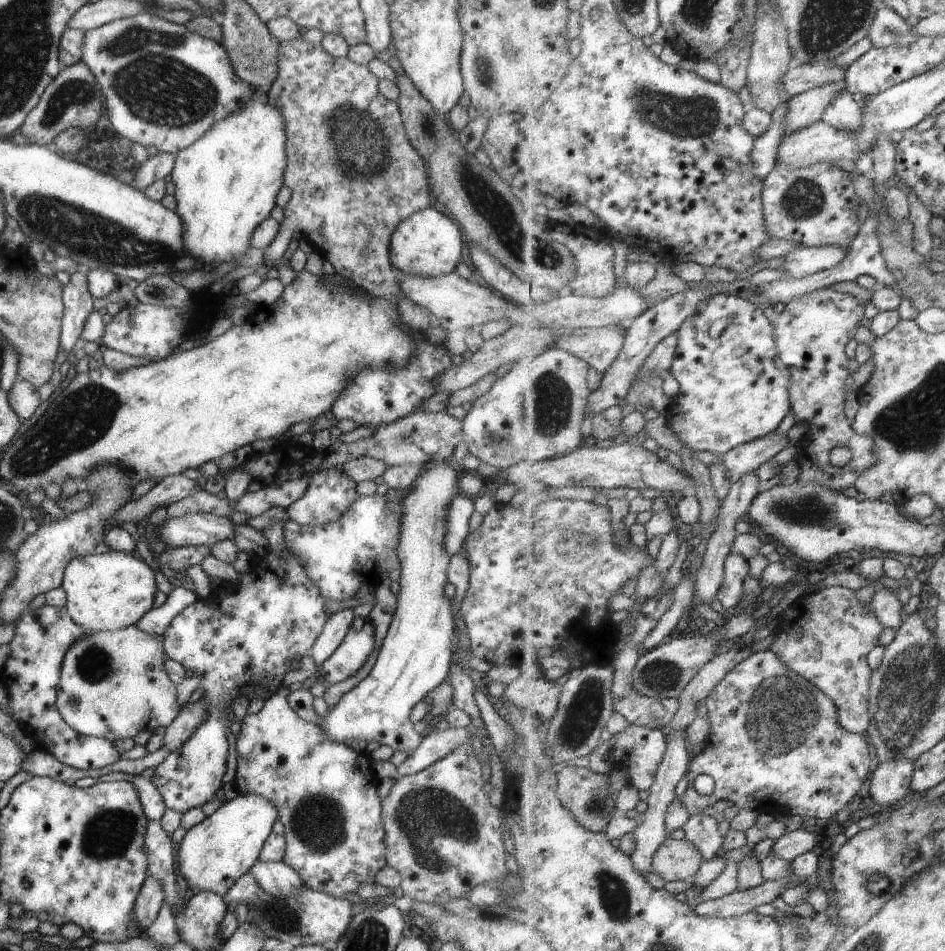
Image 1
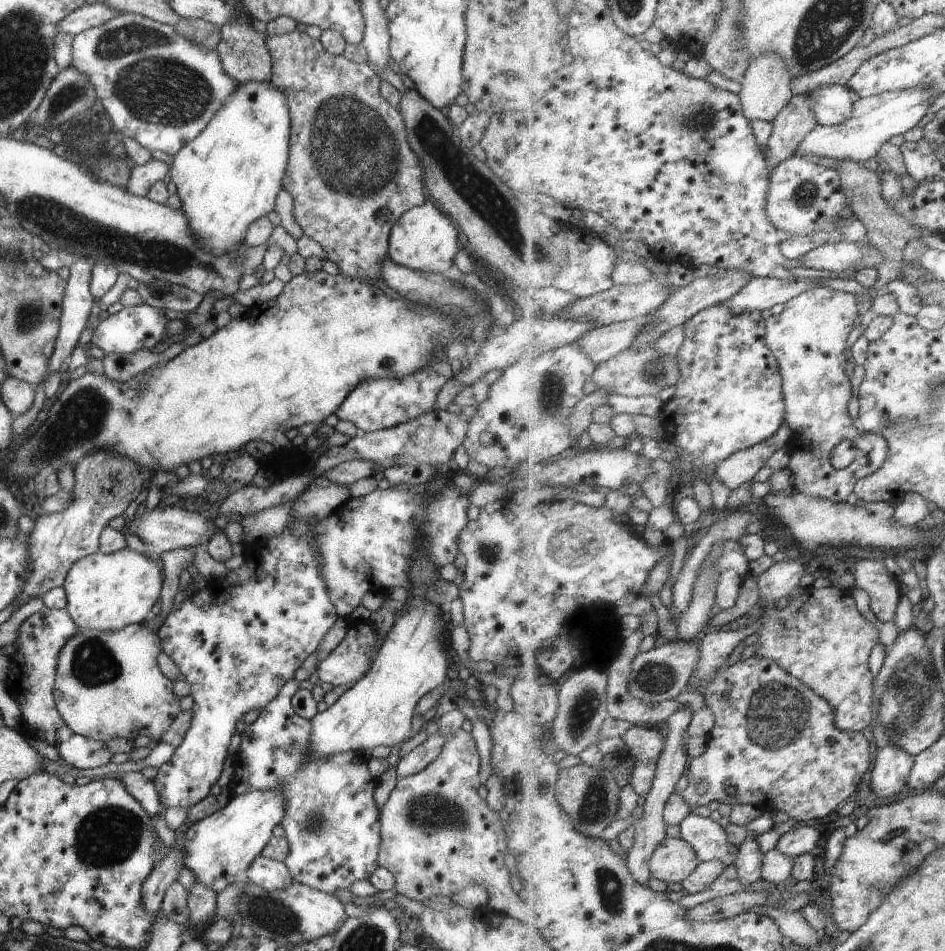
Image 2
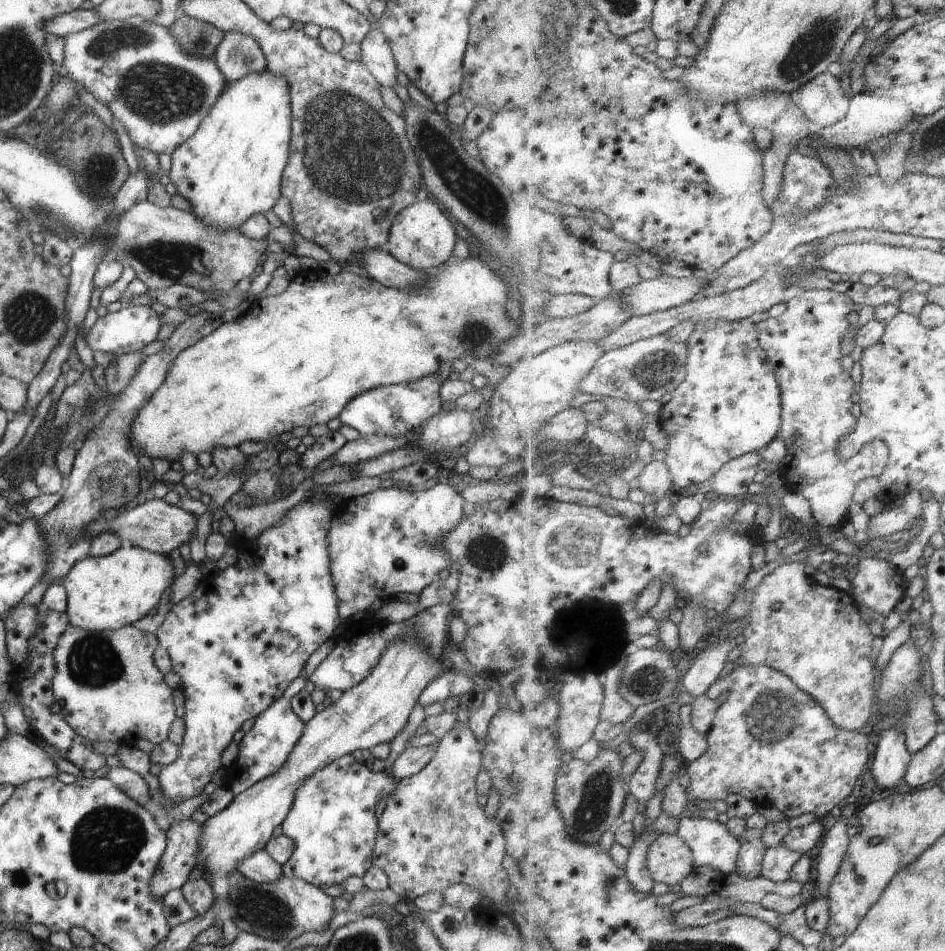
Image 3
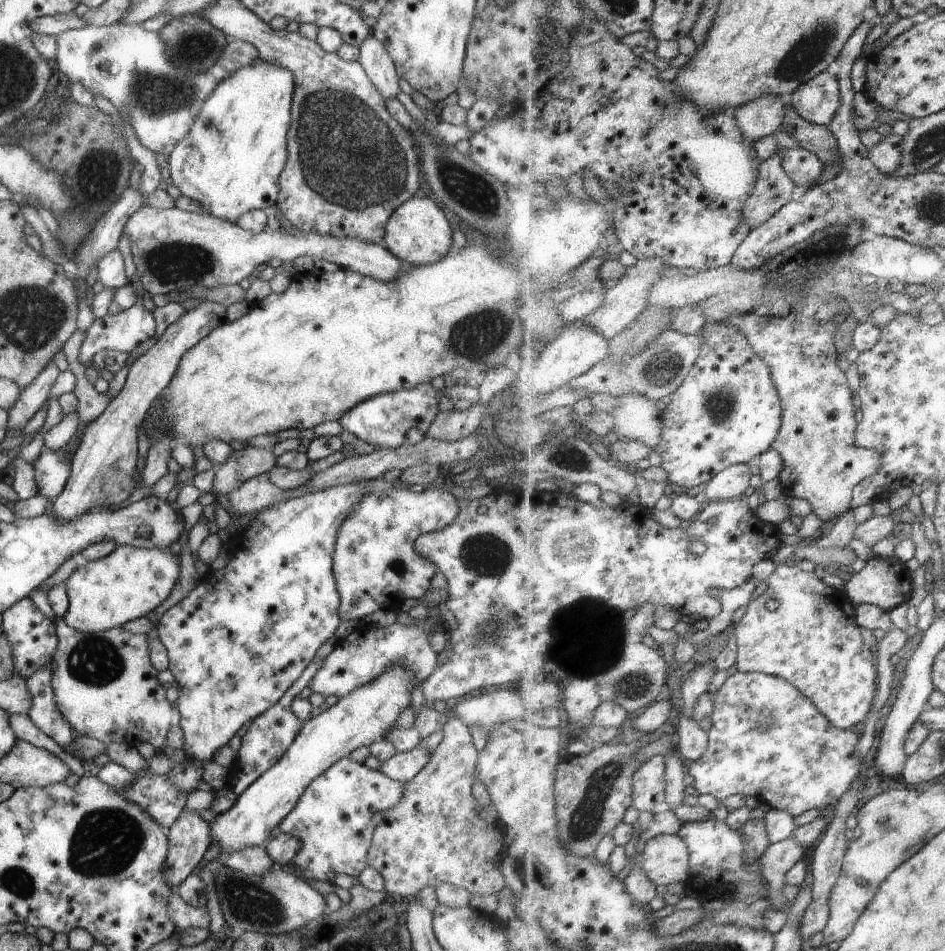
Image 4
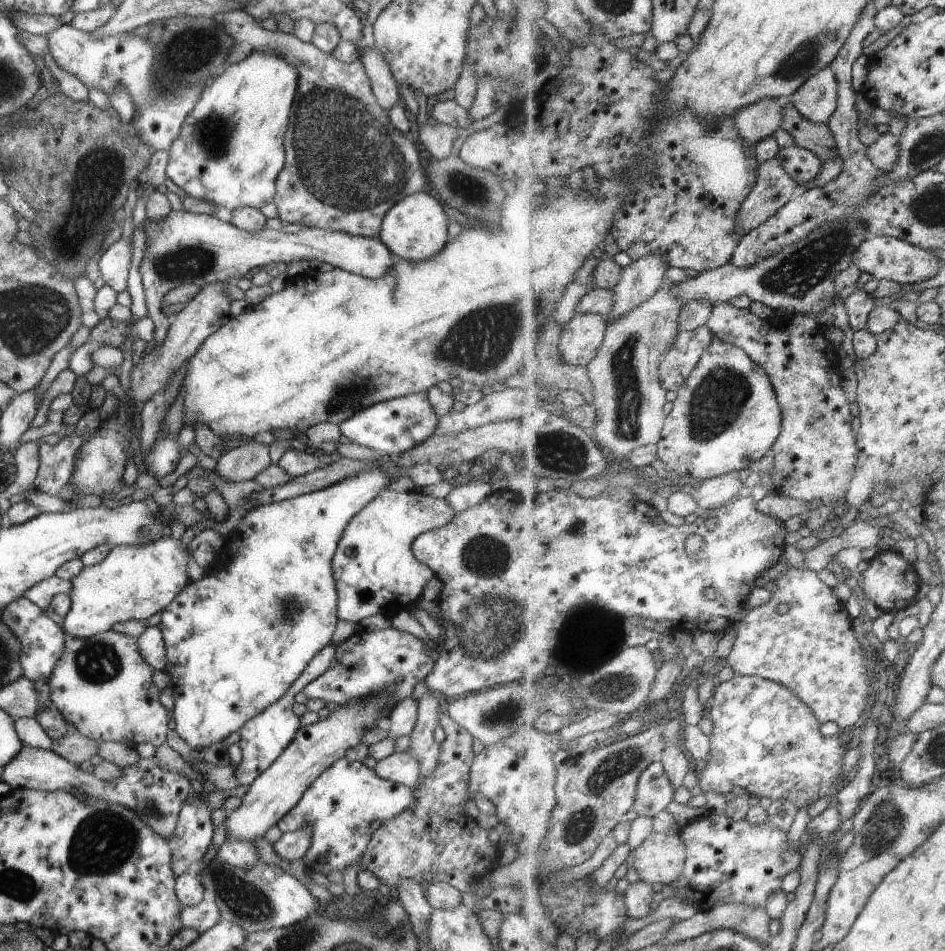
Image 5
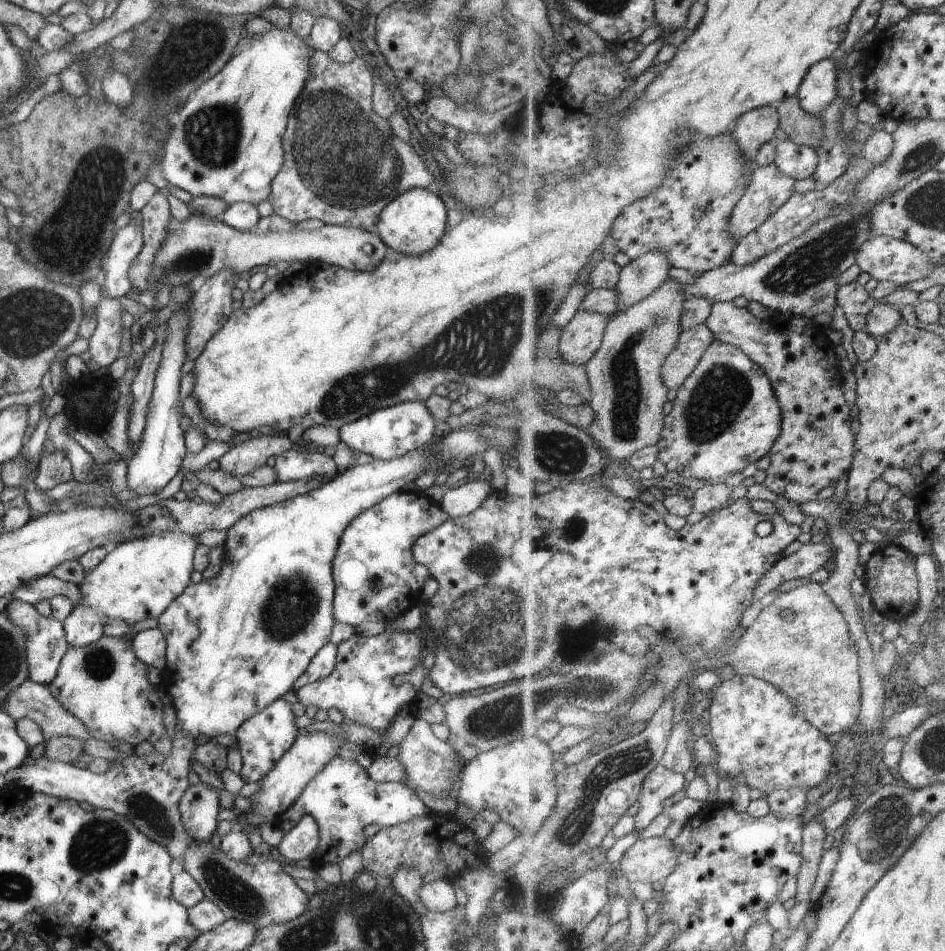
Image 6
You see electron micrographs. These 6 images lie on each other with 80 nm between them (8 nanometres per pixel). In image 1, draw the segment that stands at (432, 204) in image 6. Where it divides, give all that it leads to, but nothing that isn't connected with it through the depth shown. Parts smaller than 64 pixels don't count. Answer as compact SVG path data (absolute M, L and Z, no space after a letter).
M427 206L397 224L389 241L388 255L393 268L407 275L444 275L453 271L461 260L461 234L448 215Z

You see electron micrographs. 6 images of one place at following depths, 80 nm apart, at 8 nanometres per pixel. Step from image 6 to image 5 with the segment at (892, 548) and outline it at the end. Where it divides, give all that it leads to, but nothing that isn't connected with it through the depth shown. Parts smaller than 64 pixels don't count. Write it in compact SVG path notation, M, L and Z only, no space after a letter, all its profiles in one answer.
M893 548L879 551L870 561L868 568L858 575L861 578L861 588L865 596L869 598L876 607L885 613L902 612L917 602L915 596L921 586L920 578L916 572L914 562L908 562Z

